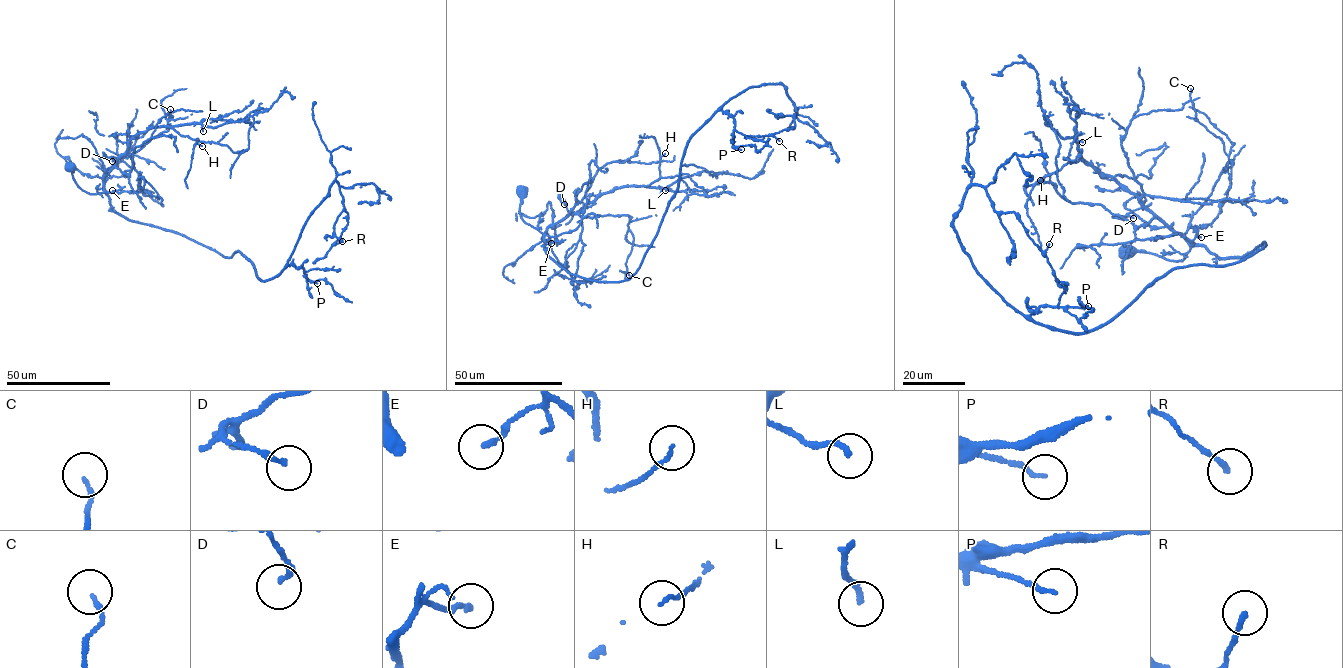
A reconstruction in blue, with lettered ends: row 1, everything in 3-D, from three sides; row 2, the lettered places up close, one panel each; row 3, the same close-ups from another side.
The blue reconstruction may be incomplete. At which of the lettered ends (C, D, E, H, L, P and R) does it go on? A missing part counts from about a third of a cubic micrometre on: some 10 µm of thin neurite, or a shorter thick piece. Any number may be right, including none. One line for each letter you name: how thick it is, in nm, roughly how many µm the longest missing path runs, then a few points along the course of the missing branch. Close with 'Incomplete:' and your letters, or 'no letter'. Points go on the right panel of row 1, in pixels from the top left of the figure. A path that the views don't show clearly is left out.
L: Thickness 180 nm. Missing length about 15 µm. Course of what is missing: (1082, 142), (1106, 158), (1111, 157)
Incomplete: L

